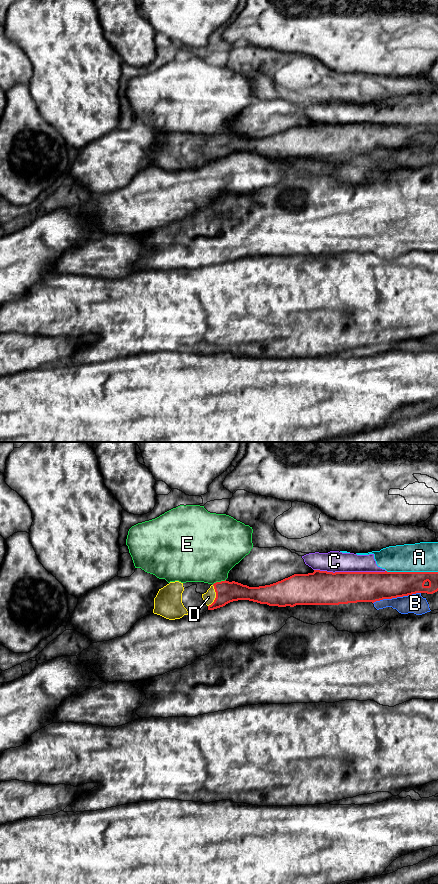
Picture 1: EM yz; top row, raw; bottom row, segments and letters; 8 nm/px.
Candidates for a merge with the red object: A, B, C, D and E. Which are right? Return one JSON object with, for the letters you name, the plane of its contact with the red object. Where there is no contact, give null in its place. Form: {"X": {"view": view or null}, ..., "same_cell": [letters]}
{"D": {"view": "yz"}, "same_cell": ["D"]}

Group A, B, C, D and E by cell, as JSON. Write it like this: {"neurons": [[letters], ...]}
{"neurons": [["A", "C"], ["B"], ["D"], ["E"]]}

